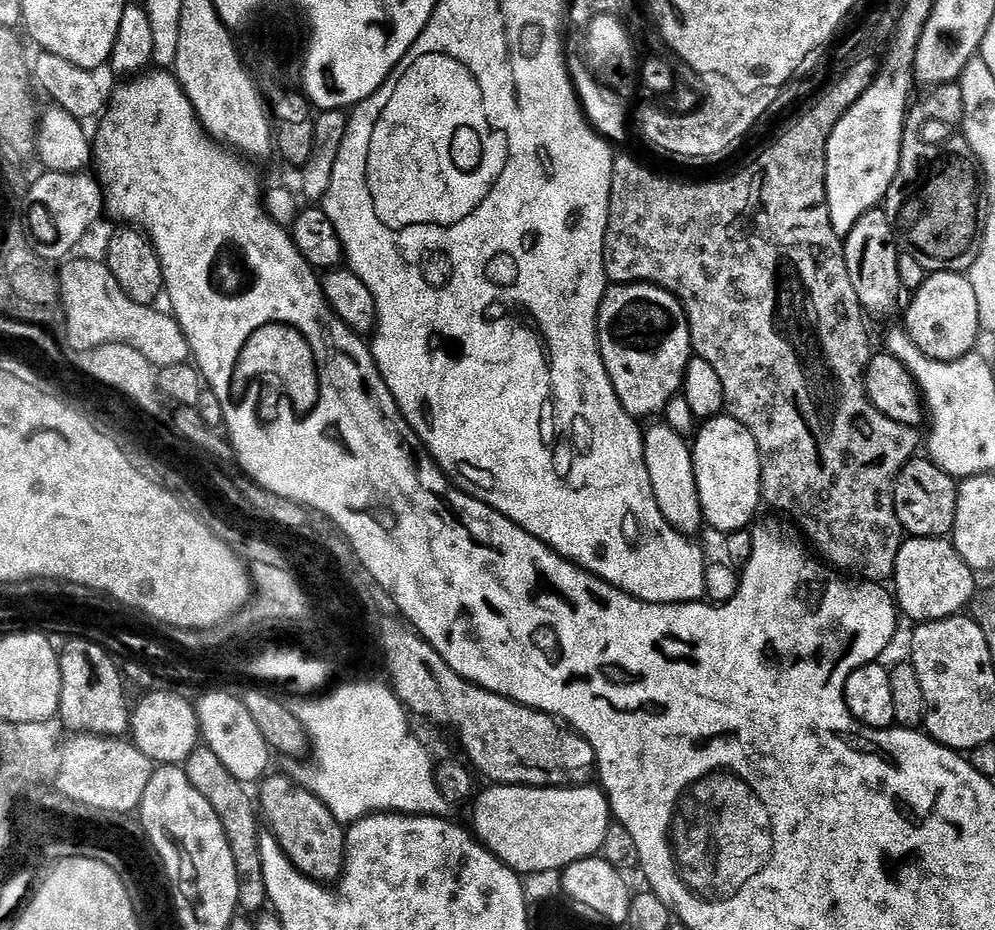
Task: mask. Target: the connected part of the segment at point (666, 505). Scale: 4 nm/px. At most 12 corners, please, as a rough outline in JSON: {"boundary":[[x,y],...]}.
{"boundary":[[644,432],[658,510],[683,536],[706,521],[689,441]]}

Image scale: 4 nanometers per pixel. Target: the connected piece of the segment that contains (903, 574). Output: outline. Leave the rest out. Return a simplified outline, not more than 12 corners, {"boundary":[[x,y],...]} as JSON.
{"boundary":[[908,538],[894,599],[915,622],[959,616],[977,573],[948,538]]}

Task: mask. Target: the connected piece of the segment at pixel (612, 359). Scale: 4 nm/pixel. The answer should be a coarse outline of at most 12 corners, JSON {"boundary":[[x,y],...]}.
{"boundary":[[654,284],[609,287],[600,353],[634,418],[683,389],[683,306]]}

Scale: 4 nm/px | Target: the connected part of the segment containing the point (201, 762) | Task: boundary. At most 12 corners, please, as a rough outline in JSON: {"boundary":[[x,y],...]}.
{"boundary":[[206,746],[182,765],[226,830],[240,904],[264,904],[258,804]]}

